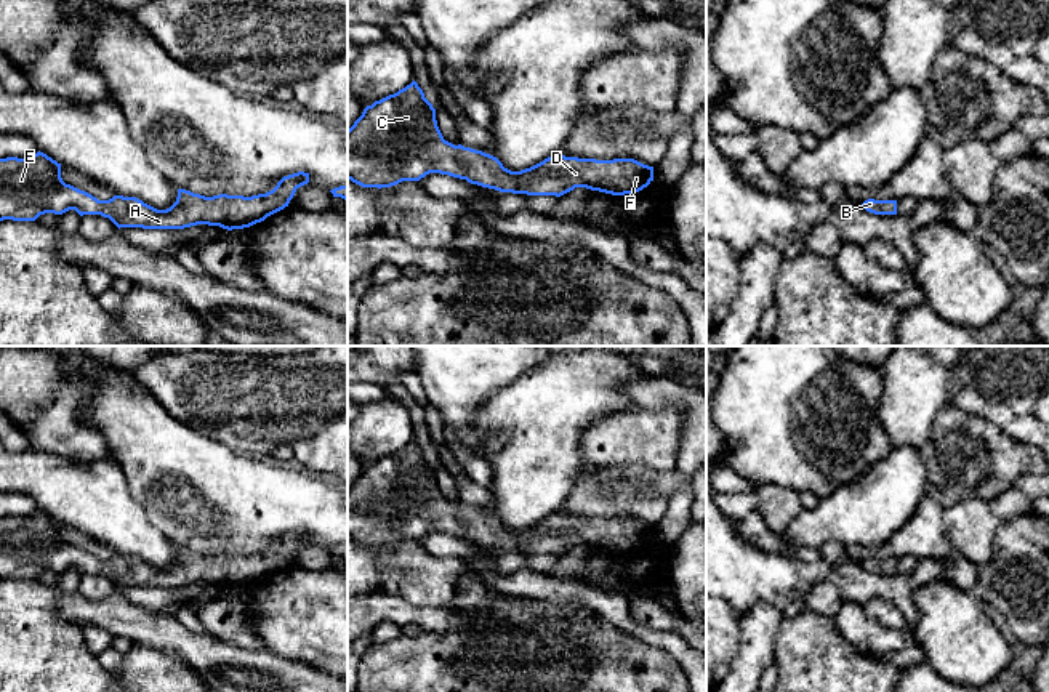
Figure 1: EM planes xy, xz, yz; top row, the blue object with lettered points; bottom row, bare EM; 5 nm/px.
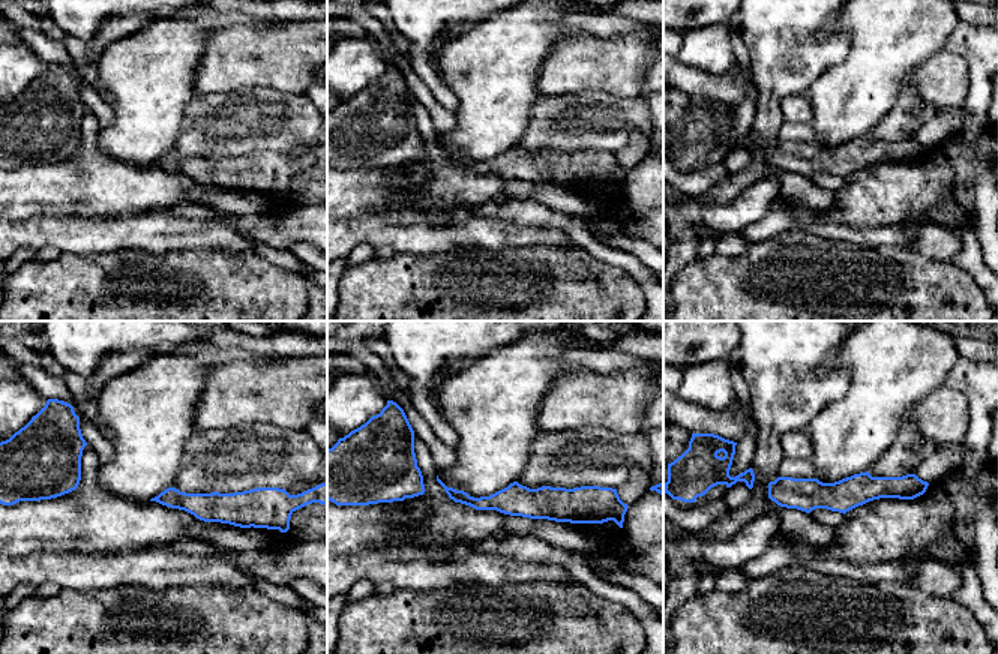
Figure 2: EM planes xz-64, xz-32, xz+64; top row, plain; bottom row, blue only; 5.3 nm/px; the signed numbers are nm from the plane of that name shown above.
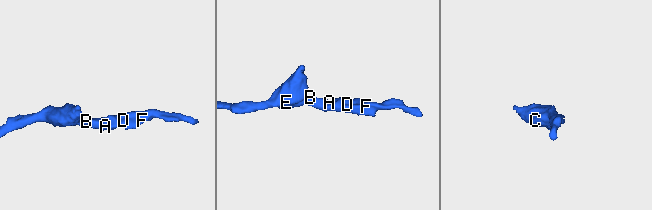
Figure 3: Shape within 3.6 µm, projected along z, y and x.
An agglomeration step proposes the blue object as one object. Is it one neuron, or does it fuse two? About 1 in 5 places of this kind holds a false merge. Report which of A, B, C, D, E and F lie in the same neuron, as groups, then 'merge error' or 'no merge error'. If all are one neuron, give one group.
A B C D E F | no merge error

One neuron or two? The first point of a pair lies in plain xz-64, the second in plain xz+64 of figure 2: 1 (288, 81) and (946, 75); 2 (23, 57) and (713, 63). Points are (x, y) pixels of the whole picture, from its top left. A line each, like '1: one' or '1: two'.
1: one
2: one

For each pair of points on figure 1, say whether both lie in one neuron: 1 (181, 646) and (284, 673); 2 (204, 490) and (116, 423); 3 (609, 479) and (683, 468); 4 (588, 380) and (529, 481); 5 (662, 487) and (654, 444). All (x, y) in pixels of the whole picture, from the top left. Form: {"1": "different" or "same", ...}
{"1": "same", "2": "same", "3": "different", "4": "same", "5": "different"}

